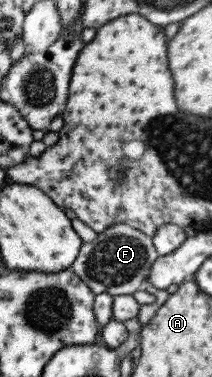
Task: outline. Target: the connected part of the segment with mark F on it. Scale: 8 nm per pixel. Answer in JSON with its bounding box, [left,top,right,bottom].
[69,223,159,295]

